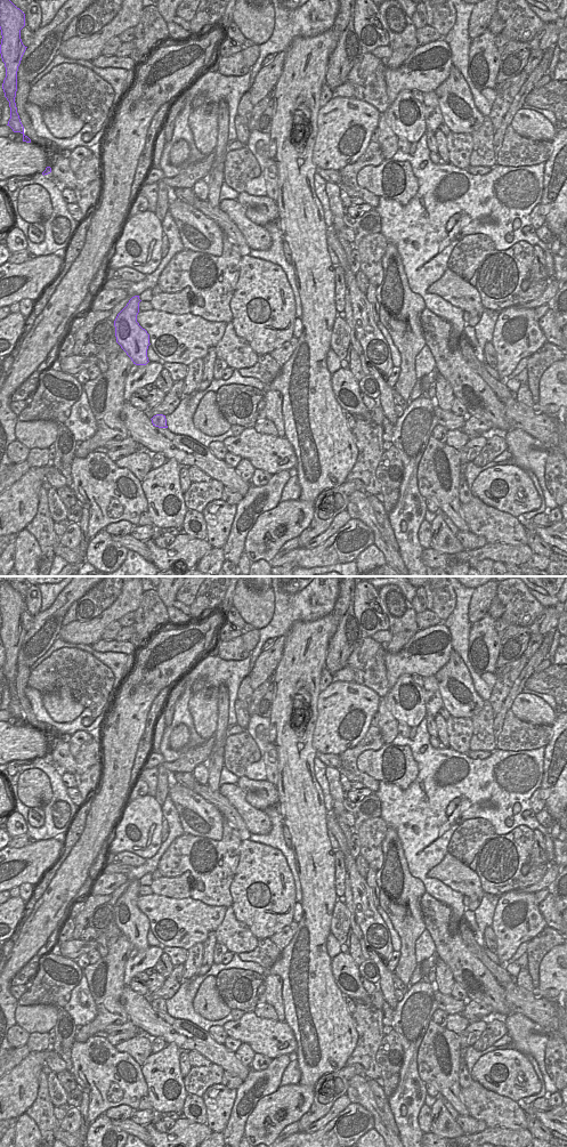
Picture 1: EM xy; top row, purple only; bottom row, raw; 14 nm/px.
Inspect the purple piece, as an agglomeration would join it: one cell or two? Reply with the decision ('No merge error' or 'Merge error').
No merge error

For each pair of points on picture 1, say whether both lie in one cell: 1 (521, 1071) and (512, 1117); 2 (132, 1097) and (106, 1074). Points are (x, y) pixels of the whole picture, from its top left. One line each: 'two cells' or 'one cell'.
1: two cells
2: one cell

